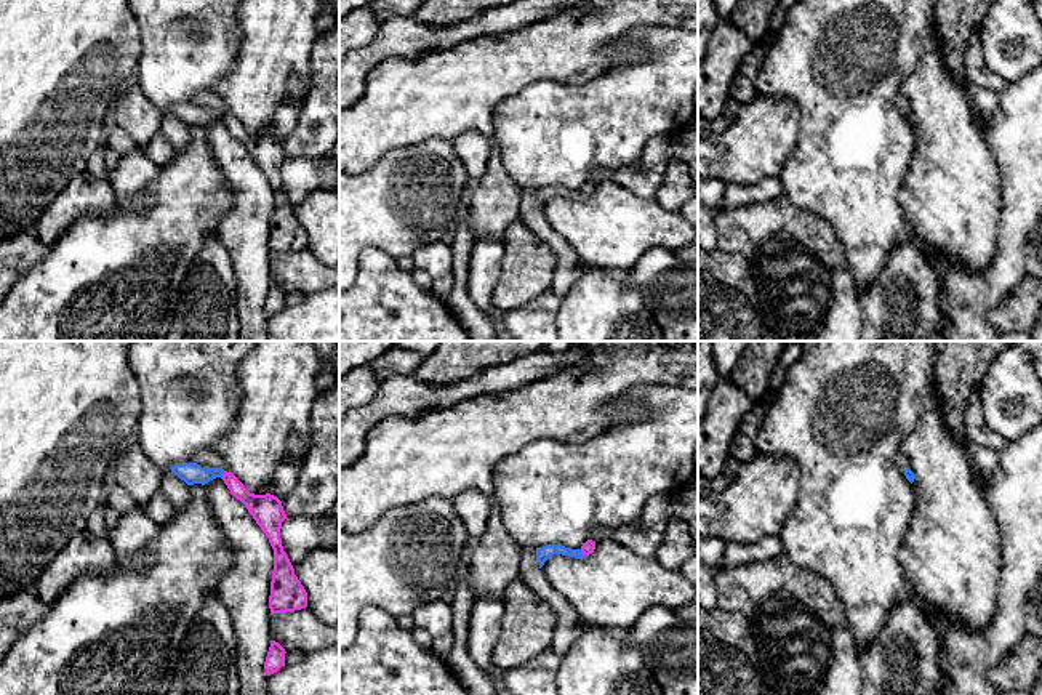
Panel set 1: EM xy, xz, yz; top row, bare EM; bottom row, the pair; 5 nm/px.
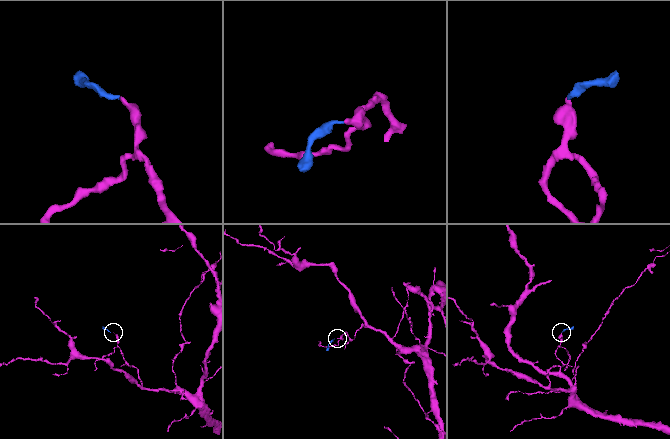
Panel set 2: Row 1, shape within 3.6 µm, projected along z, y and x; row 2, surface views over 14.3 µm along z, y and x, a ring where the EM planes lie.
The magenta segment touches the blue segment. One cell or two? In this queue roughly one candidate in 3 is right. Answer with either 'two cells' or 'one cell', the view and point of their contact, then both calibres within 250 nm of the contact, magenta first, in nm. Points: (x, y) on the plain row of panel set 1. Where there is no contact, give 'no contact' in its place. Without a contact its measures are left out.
one cell; contact xy (223, 116); calibres 130 and 110 nm

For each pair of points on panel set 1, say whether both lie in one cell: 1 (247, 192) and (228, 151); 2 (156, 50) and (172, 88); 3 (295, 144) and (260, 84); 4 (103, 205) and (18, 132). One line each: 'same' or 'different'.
1: same
2: same
3: different
4: different

